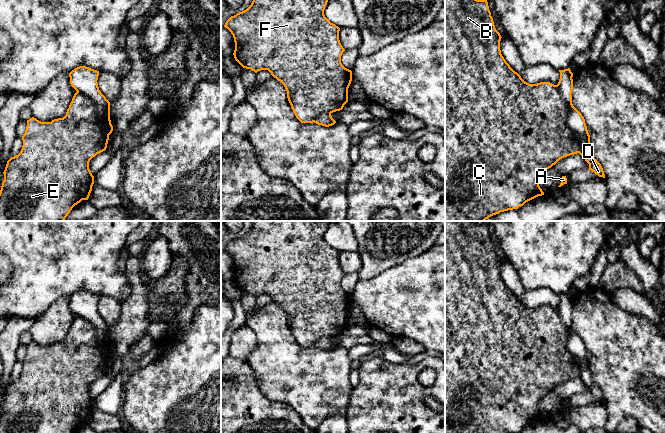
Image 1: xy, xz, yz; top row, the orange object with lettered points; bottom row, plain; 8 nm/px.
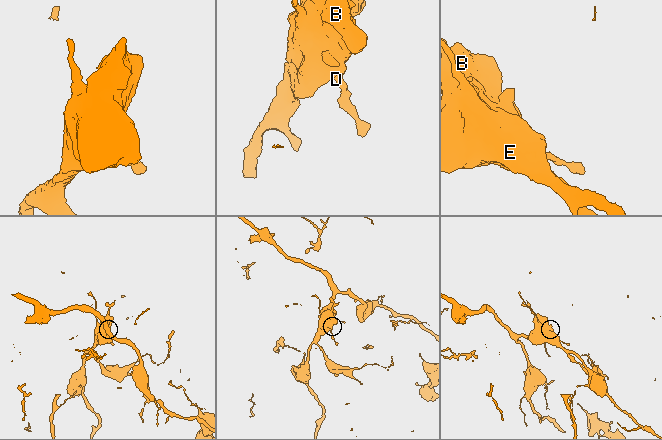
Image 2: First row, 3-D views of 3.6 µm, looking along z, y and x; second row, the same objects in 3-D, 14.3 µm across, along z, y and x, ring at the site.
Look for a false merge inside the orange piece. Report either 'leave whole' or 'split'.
split

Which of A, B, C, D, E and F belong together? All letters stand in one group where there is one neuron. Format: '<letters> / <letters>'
A B C E F / D

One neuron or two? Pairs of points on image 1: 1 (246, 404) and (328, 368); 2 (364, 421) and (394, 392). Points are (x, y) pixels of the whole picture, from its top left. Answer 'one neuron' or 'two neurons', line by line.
1: two neurons
2: one neuron

